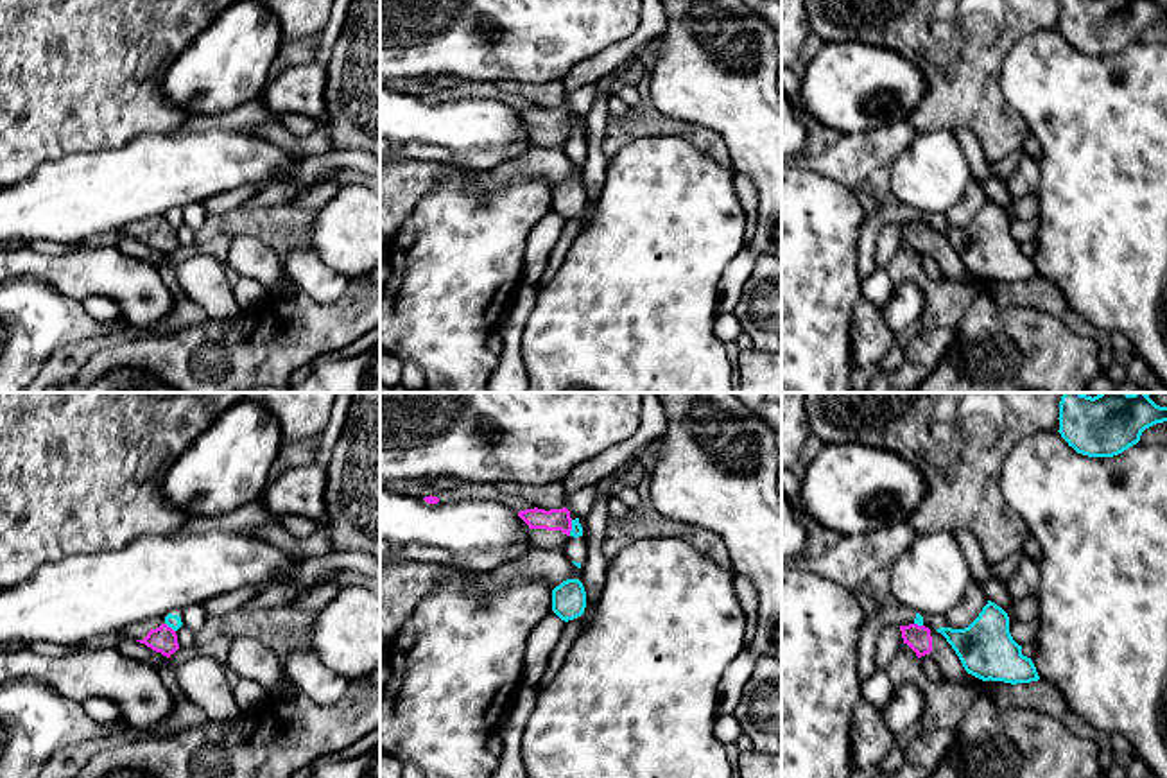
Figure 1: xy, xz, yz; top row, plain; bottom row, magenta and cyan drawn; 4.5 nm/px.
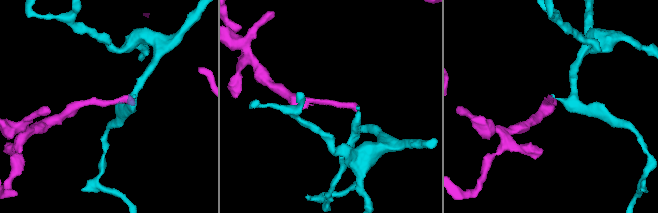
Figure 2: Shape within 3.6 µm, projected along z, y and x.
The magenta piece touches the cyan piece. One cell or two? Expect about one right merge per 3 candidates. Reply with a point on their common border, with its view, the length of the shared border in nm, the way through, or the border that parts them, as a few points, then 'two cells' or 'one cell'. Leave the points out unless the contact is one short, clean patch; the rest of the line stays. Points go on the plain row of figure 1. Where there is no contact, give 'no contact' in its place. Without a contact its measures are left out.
contact xy (171, 226); length 60 nm; border xy (165, 221), (174, 230); two cells

